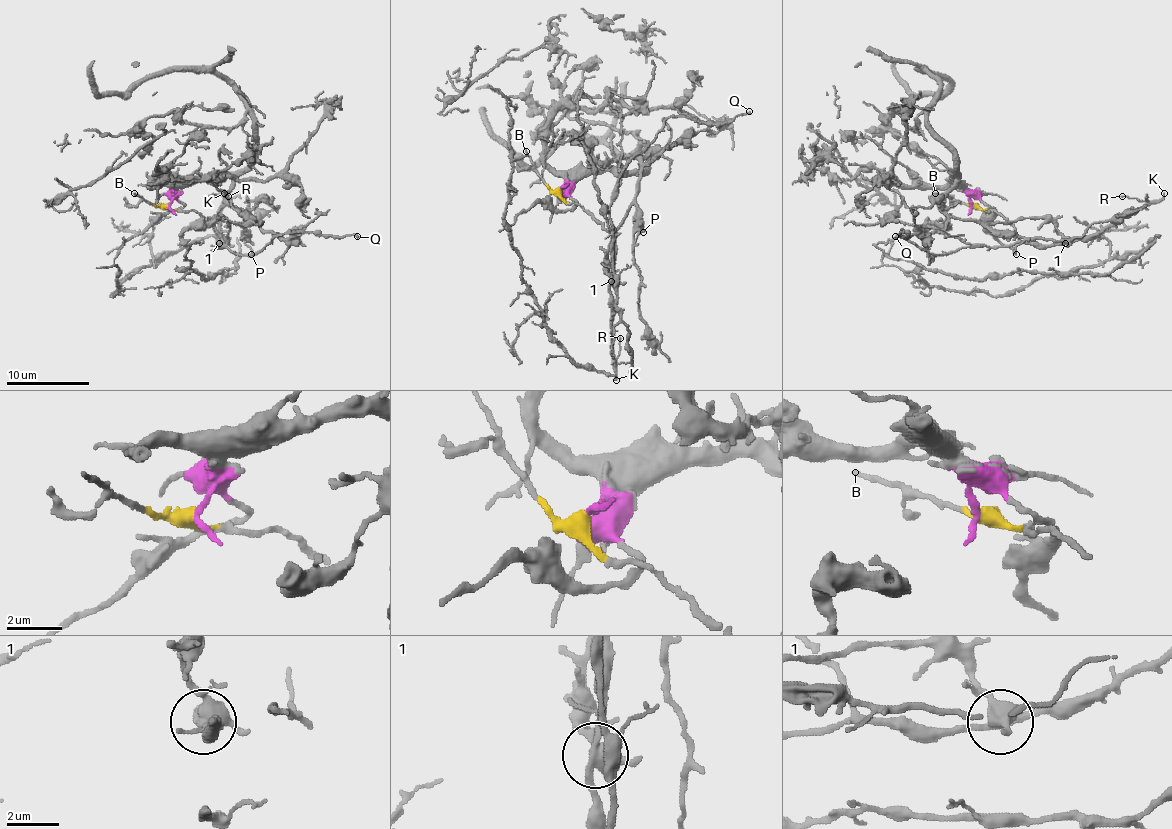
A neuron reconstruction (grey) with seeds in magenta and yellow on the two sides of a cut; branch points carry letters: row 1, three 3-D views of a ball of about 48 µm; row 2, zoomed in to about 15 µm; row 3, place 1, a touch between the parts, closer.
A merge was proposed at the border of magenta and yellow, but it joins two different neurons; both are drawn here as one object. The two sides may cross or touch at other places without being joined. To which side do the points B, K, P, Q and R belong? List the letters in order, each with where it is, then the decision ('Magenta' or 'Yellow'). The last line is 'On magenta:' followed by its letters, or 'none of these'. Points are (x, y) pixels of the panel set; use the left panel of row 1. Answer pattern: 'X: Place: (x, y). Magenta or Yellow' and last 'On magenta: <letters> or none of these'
B: Place: (134, 193). Yellow
K: Place: (224, 193). Yellow
P: Place: (251, 254). Magenta
Q: Place: (357, 236). Yellow
R: Place: (228, 196). Yellow
On magenta: P

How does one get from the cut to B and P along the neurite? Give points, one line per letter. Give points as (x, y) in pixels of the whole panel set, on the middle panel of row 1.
B: (560, 188), (552, 190), (525, 150)
P: (560, 188), (577, 177), (604, 171), (623, 173), (621, 158), (633, 156), (639, 165), (635, 240), (644, 231)

